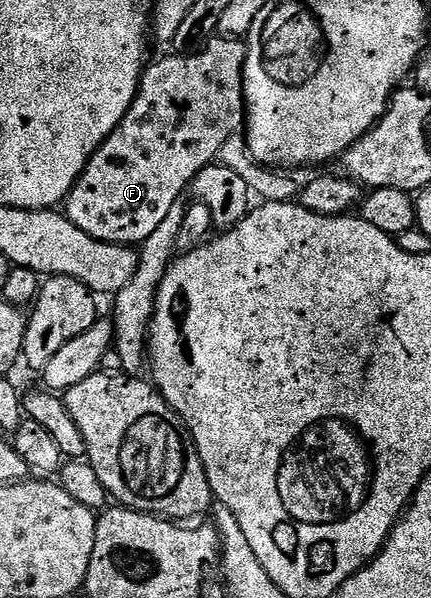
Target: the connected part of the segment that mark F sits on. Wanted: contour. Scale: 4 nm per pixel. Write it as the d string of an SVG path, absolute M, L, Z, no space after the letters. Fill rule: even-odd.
M216 36L215 40L210 41L198 51L192 51L186 55L170 55L171 57L163 57L159 62L148 64L143 74L143 79L139 87L139 94L135 96L135 102L131 105L131 109L125 115L116 129L111 132L111 137L100 147L91 157L90 163L85 167L85 171L79 176L71 194L67 196L65 202L65 212L68 219L77 227L81 227L81 231L85 231L89 235L93 235L98 241L108 241L114 245L138 246L145 239L149 239L149 235L153 235L153 231L157 231L157 227L161 227L165 215L169 215L173 203L177 203L188 192L191 181L198 173L212 164L216 160L215 157L227 145L227 140L234 135L235 132L242 130L245 125L245 110L247 101L243 98L243 68L246 65L247 47L242 40Z

